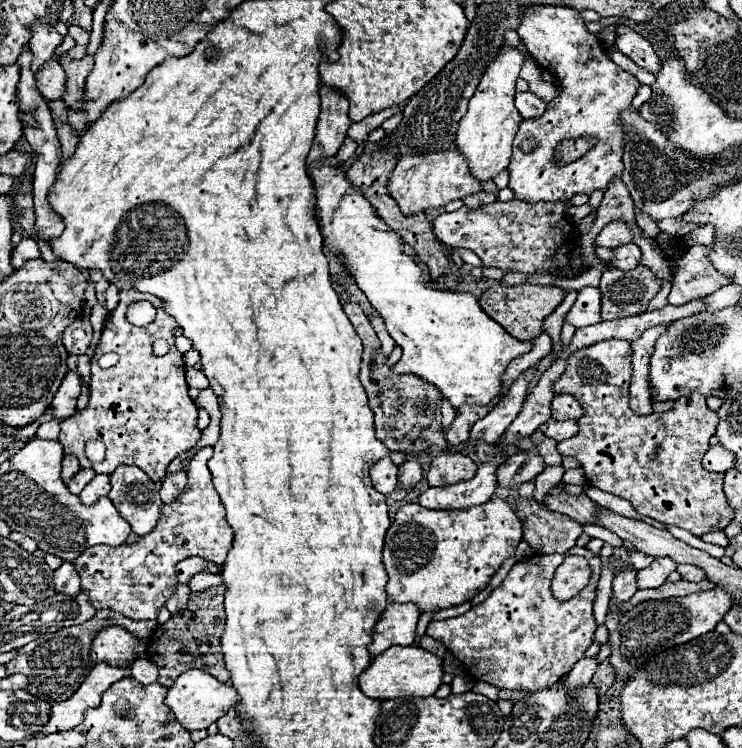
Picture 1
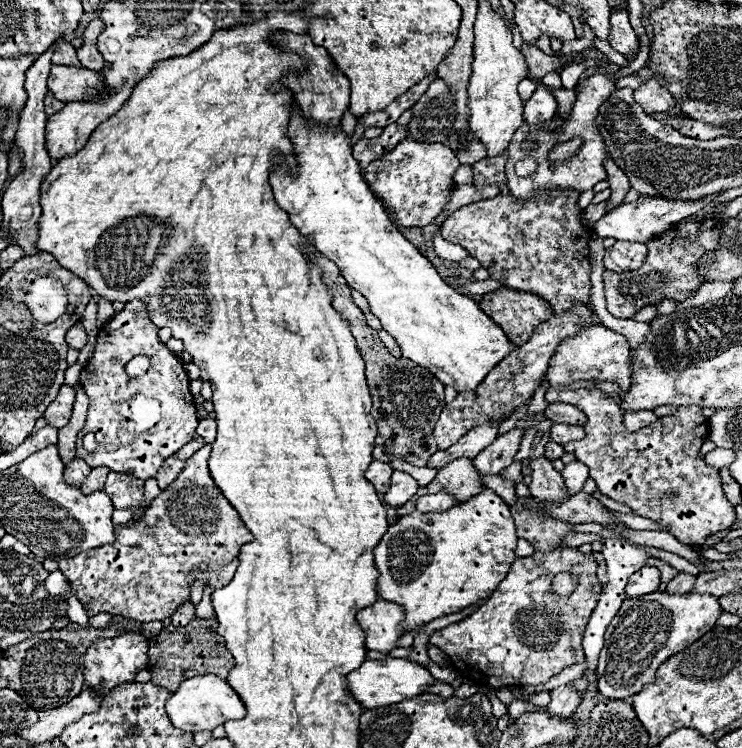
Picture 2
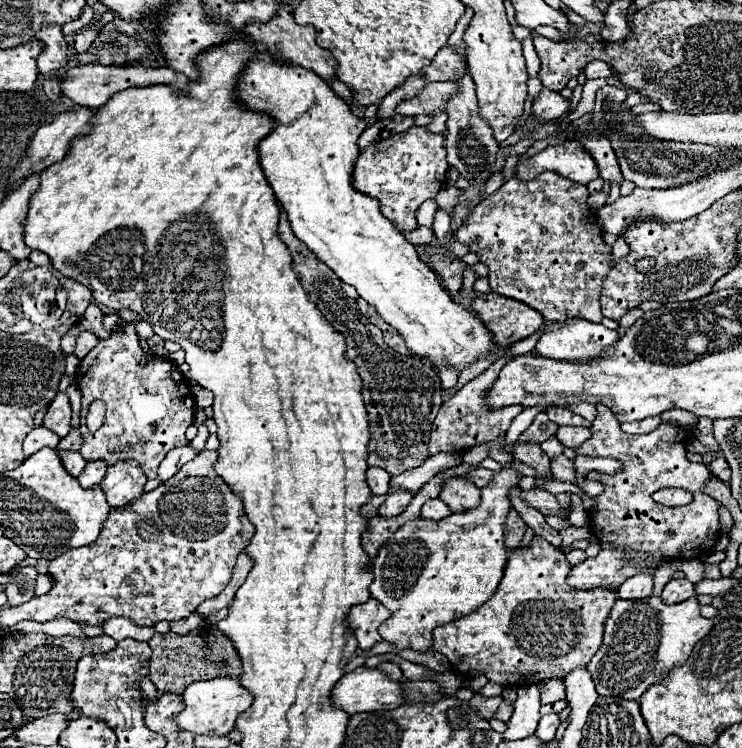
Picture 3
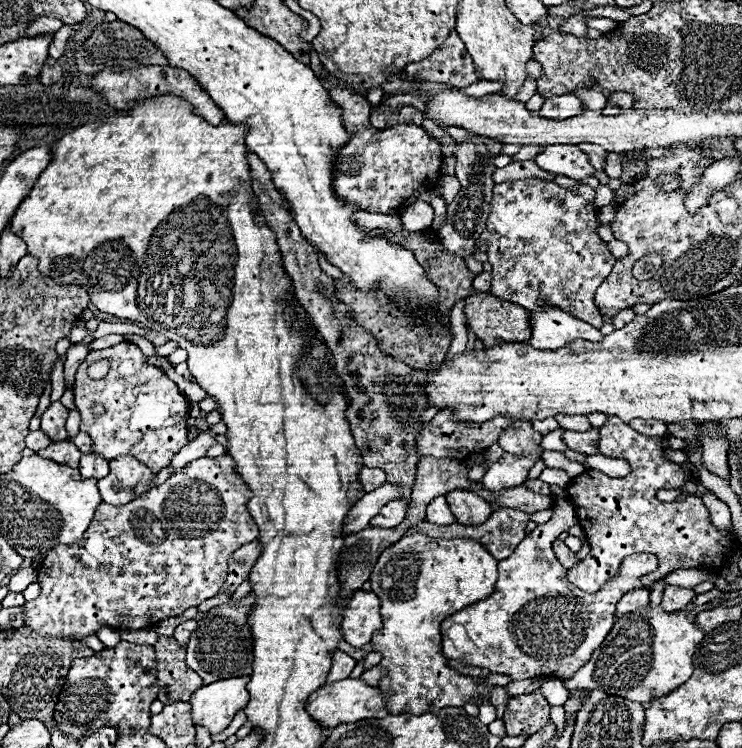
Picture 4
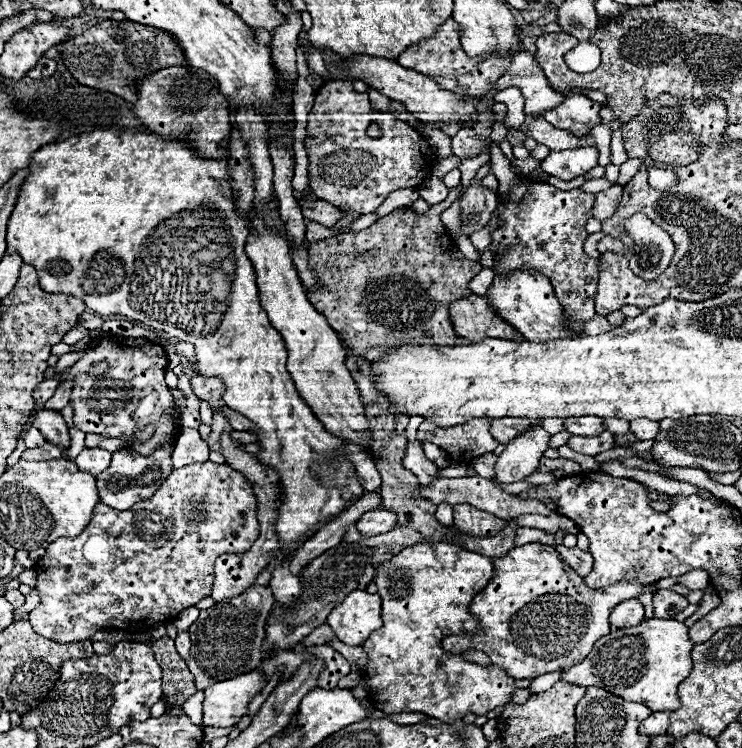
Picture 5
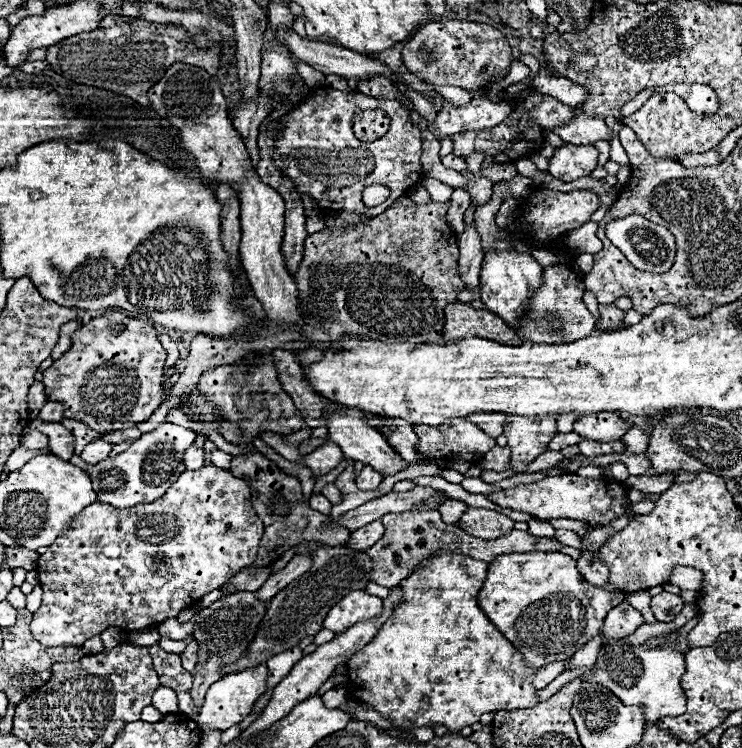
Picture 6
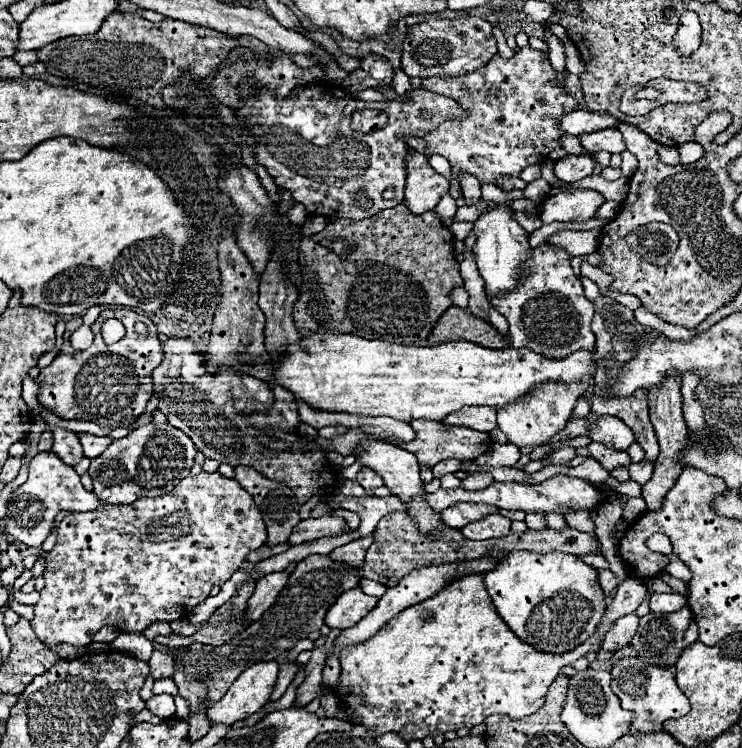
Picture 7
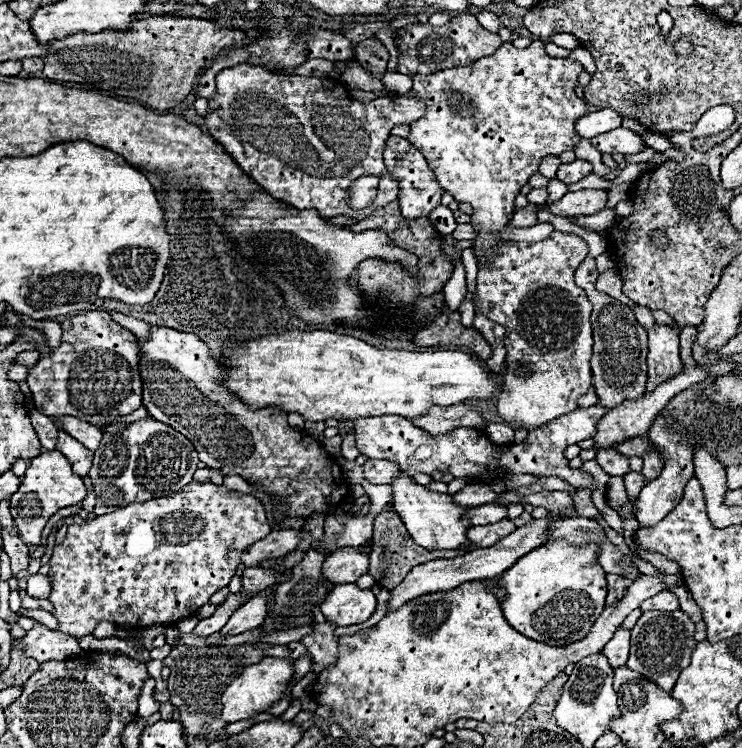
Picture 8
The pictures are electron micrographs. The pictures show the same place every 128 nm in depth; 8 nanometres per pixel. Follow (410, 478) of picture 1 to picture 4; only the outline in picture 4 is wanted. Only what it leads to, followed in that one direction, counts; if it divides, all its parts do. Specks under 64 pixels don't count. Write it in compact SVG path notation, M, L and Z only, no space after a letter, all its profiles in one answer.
M392 500L382 506L380 514L370 520L372 528L394 528L406 516L406 504L402 500Z

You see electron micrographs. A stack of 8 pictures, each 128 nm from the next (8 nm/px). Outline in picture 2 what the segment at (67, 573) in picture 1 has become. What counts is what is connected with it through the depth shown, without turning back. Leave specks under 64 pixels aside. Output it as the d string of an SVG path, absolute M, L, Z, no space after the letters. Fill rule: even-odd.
M58 570L48 574L44 586L46 586L48 594L64 594L64 592L68 592L68 580L66 580L64 574L60 574ZM68 598L68 616L76 624L88 624L88 614L82 608L82 602L78 598Z

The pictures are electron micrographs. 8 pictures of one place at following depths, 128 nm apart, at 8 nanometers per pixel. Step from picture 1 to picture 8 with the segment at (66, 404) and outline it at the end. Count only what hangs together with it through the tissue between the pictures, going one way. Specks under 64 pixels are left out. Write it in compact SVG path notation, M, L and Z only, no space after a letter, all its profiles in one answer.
M64 430L58 432L58 444L56 450L60 450L70 462L72 468L78 476L88 476L88 470L92 466L92 452L88 448L84 448L80 442L76 442L70 434L66 434Z

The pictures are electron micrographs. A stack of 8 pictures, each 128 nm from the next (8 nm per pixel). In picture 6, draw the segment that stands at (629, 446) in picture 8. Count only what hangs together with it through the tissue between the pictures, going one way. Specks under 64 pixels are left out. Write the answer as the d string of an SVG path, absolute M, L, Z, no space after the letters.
M600 412L582 416L574 424L574 432L582 438L596 440L596 442L616 442L628 432L628 424L614 412Z

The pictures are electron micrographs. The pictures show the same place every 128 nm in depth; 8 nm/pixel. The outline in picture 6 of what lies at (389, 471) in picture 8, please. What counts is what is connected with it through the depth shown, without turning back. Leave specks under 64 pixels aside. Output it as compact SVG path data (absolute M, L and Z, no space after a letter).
M364 466L362 472L360 472L360 476L356 478L356 486L360 490L376 490L382 480L384 480L384 476L380 472L372 470L370 466Z

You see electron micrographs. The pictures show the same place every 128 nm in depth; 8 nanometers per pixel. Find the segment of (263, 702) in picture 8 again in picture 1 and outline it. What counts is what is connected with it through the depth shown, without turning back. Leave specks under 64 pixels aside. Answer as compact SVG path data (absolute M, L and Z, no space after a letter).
M186 670L180 674L174 682L174 686L166 694L166 706L174 712L176 720L186 728L186 730L204 730L216 720L220 720L232 706L240 702L240 696L236 690L228 684L218 682L214 676L206 674L204 670Z

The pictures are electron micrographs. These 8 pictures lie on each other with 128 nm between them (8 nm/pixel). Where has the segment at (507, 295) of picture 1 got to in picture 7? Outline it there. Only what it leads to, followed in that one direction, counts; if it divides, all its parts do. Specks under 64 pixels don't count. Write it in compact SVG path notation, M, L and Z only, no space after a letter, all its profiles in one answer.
M450 306L432 328L428 342L442 344L442 342L454 342L456 338L468 340L492 350L500 350L508 346L508 342L502 340L502 336L496 330L492 330L488 322L480 322L480 318L468 314L466 310Z

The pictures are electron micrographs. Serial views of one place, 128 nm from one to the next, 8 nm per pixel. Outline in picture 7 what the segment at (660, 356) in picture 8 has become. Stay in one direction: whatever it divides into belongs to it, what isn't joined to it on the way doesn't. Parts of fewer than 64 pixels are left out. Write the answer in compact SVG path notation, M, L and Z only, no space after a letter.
M670 370L664 378L664 382L660 386L654 386L648 390L648 406L650 406L650 422L654 426L654 434L658 438L660 444L660 456L654 464L654 474L652 478L642 486L642 498L646 500L648 512L658 512L664 504L666 494L672 490L672 486L676 484L676 480L680 478L682 470L684 470L684 462L682 462L682 454L684 450L690 446L688 442L688 428L682 416L682 378L676 374L676 370Z

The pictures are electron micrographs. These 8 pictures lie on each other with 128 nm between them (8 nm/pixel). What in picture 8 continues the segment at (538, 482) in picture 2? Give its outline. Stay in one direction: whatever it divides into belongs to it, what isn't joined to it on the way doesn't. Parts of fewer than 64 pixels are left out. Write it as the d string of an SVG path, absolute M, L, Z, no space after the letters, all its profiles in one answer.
M456 404L456 406L432 406L426 414L412 418L414 426L430 432L430 434L444 434L444 432L452 432L454 428L460 426L468 426L468 428L476 428L482 426L484 420L480 418L480 414L476 414L476 410L470 410L470 406L464 404Z

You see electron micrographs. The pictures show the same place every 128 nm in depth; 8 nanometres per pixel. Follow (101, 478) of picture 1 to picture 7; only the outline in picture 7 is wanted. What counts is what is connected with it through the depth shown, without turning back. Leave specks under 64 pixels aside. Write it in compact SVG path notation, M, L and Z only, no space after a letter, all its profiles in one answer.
M90 432L80 434L80 444L84 448L86 458L96 458L96 454L100 454L100 450L106 450L108 442L112 442L112 438L108 438L108 436L94 436Z

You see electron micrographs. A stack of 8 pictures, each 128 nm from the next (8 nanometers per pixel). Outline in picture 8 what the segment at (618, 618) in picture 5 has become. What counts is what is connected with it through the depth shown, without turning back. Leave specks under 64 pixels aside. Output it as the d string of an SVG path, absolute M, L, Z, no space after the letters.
M616 630L612 640L608 640L608 644L602 648L602 654L608 658L612 668L620 668L620 666L626 666L628 650L630 650L630 632Z

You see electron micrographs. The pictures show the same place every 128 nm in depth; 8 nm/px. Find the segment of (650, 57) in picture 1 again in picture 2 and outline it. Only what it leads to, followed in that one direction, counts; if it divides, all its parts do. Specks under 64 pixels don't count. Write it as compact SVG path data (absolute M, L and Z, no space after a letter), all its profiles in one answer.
M614 10L610 16L610 36L608 42L612 44L614 50L618 50L620 54L630 54L638 48L638 40L636 34L628 22L628 12L626 10Z

